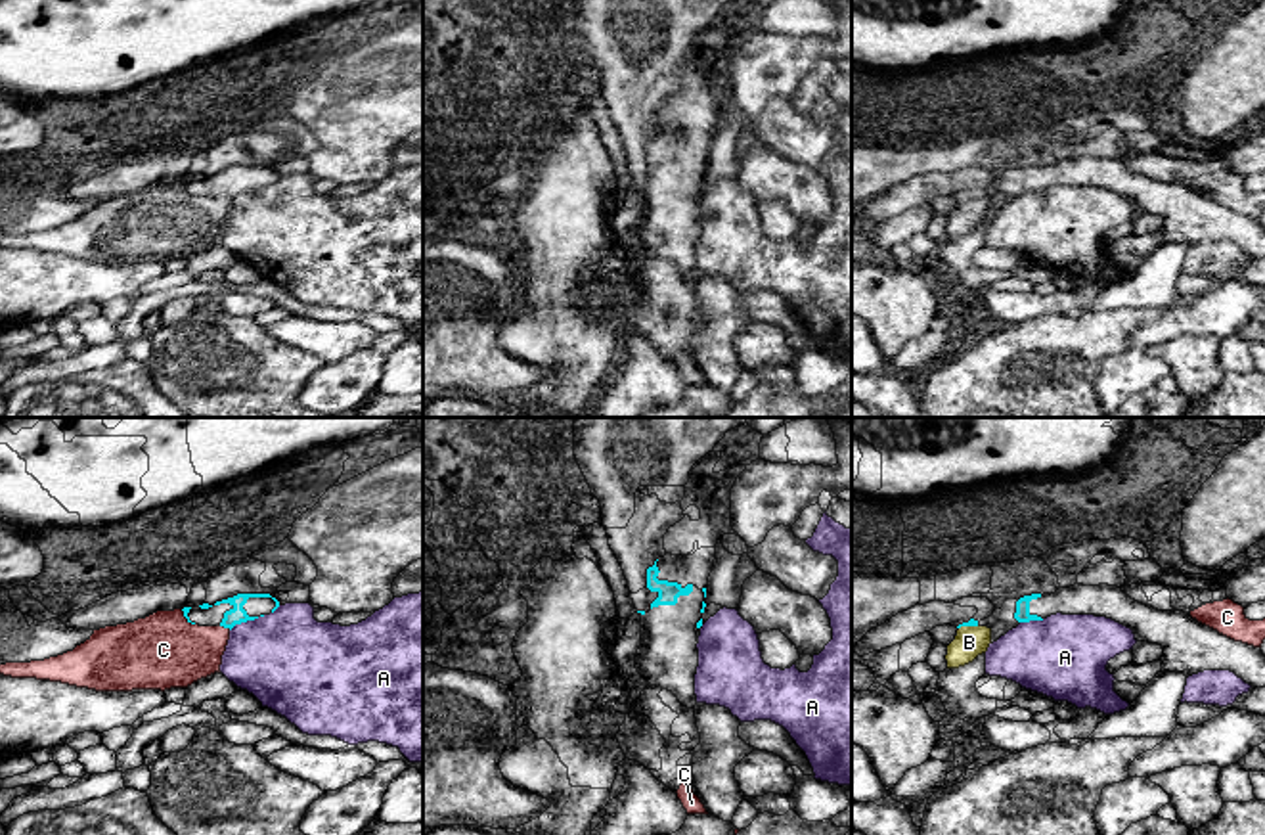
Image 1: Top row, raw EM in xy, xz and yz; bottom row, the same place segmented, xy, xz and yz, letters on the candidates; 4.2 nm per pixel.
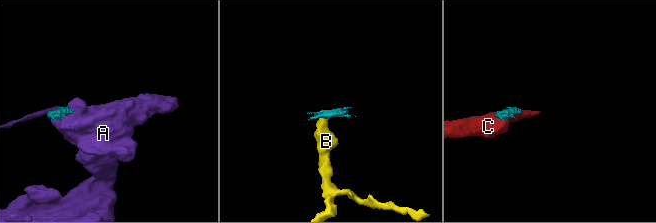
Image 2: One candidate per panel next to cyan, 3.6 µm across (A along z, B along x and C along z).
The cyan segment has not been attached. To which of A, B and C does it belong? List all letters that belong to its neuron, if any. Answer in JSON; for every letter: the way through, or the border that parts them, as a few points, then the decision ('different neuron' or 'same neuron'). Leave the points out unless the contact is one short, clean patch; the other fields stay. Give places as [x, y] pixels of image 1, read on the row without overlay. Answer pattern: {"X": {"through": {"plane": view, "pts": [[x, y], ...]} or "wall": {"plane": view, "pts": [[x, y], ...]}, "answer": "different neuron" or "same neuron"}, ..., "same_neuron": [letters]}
{"A": {"wall": {"plane": "xy", "pts": [[265, 186], [242, 192], [230, 202]]}, "answer": "different neuron"}, "B": {"wall": {"plane": "yz", "pts": [[978, 196], [963, 196], [959, 200]]}, "answer": "different neuron"}, "C": {"wall": {"plane": "xy", "pts": [[221, 196], [230, 200]]}, "answer": "different neuron"}, "same_neuron": []}

